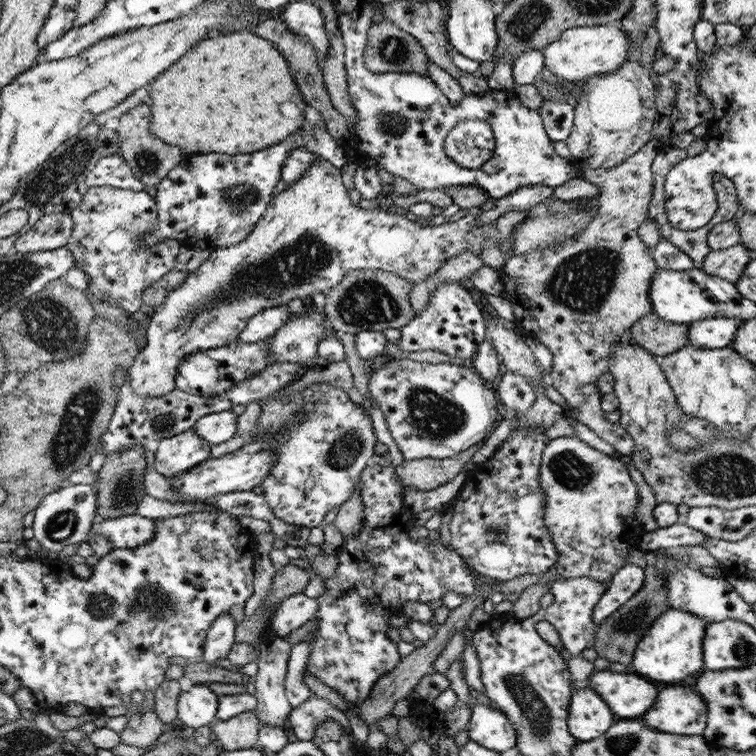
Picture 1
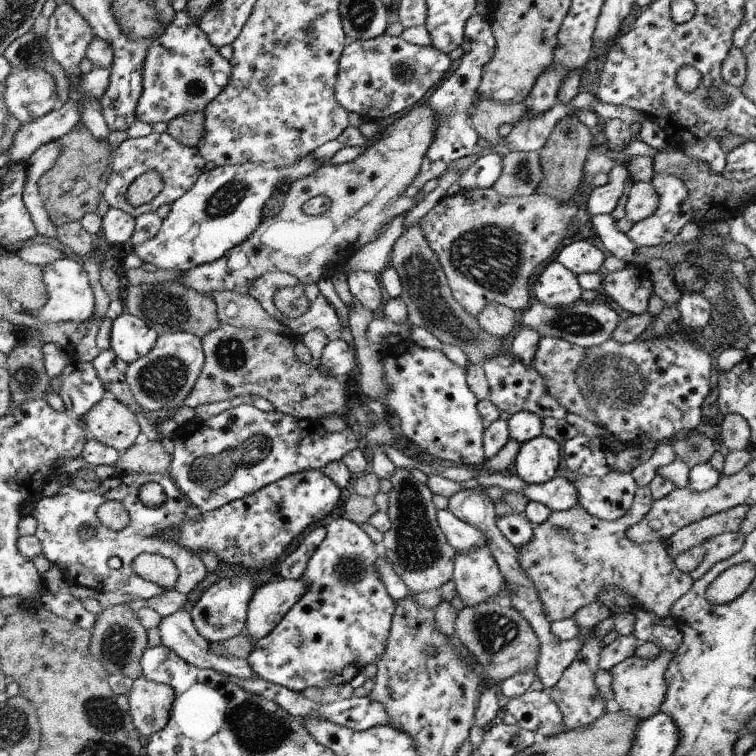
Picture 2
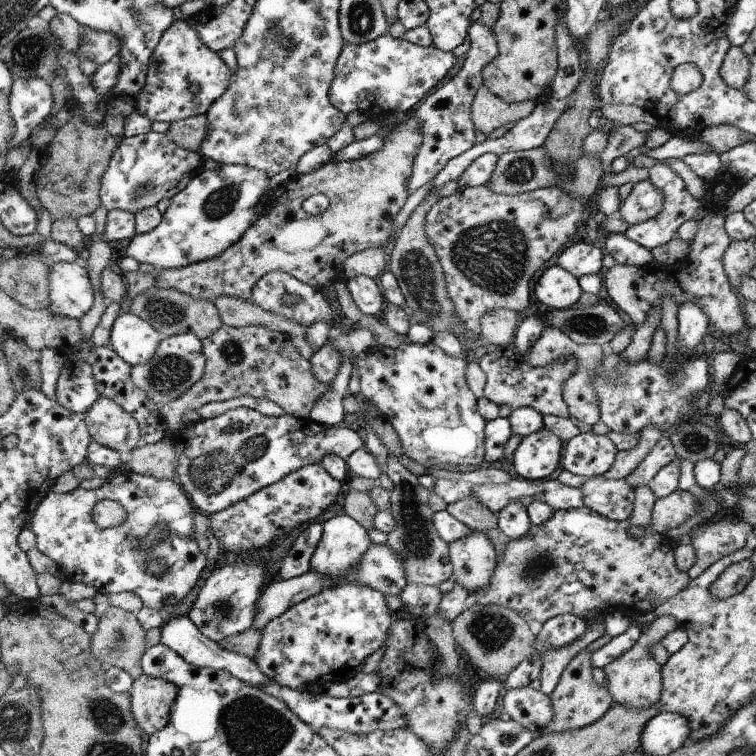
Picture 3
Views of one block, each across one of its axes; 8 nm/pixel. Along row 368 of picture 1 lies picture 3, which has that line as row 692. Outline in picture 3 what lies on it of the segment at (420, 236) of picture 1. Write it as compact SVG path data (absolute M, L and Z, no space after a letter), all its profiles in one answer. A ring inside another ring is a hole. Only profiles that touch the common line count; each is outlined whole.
M142 674L133 681L129 694L135 721L152 736L168 724L179 687L164 679Z

